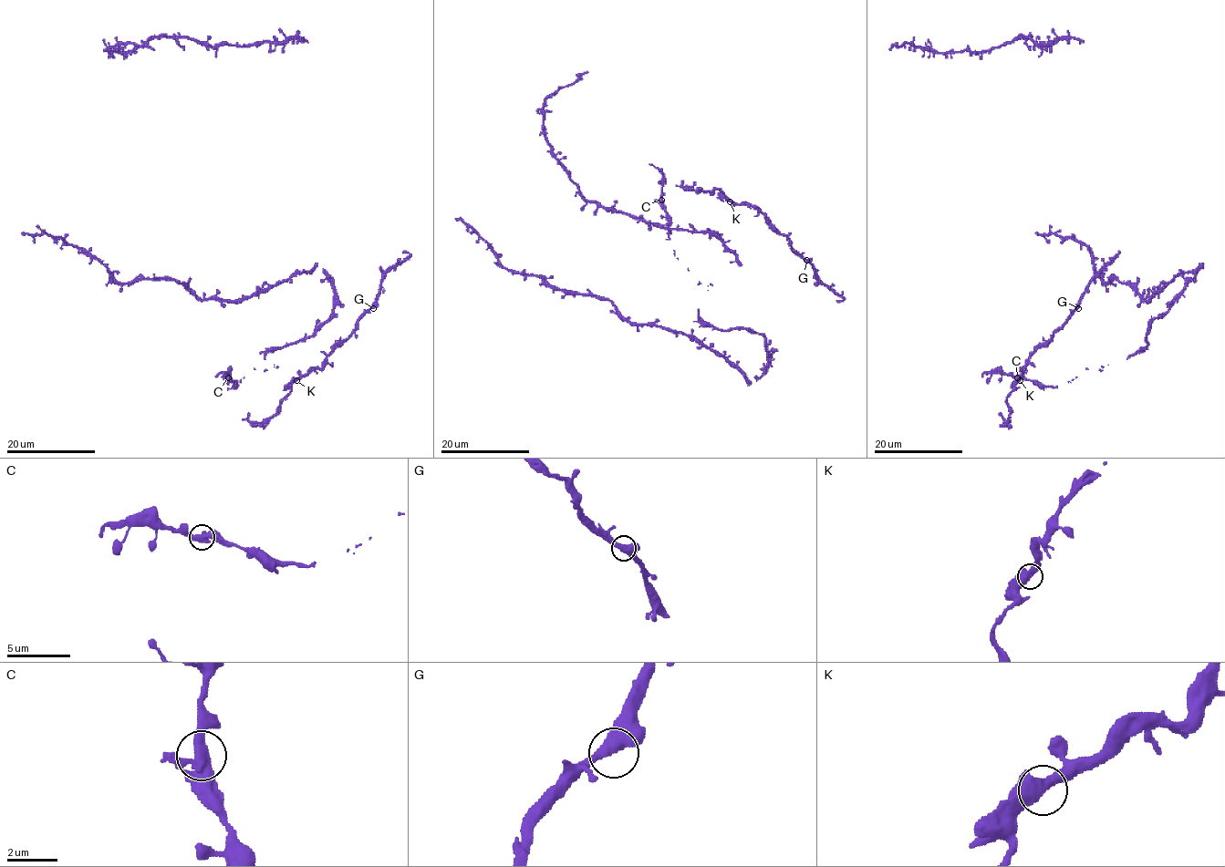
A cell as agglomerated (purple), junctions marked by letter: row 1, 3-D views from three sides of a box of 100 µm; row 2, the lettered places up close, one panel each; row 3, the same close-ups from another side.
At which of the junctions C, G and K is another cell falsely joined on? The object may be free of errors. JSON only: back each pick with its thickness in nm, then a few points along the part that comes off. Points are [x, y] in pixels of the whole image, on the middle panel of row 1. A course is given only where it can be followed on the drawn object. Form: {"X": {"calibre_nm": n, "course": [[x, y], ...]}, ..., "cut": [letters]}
{"cut": []}

